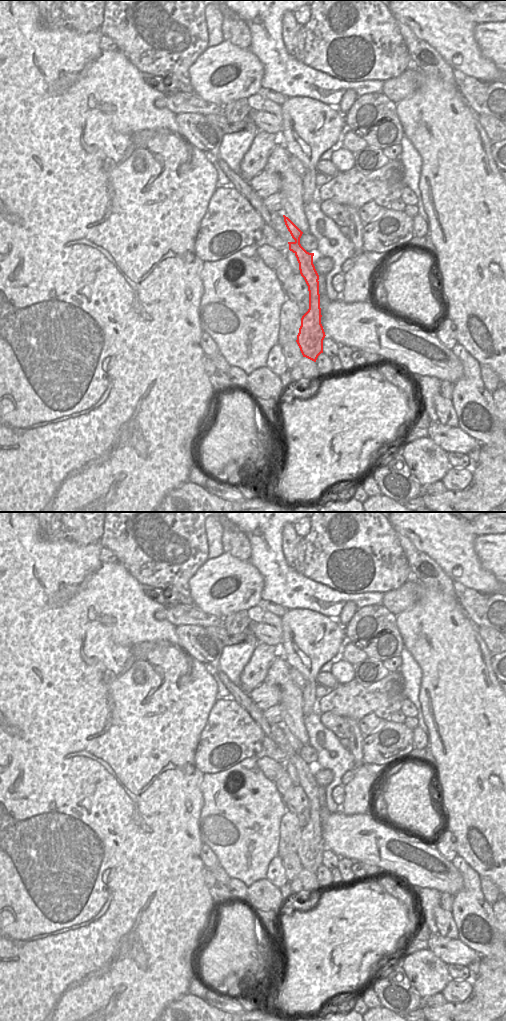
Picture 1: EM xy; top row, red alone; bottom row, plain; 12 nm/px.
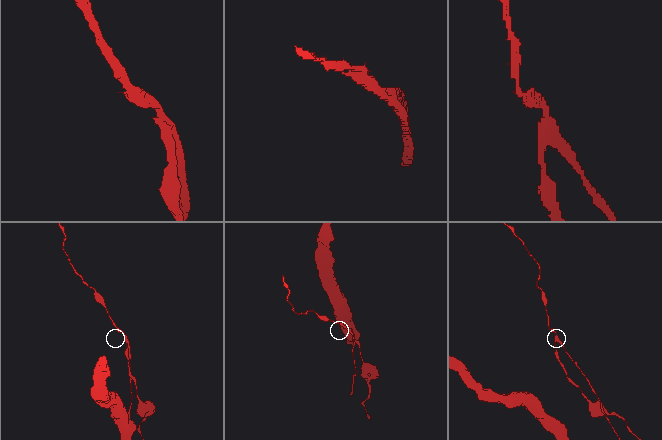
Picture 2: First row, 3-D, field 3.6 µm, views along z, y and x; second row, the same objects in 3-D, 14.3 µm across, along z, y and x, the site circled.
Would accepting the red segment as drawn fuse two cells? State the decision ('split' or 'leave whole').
split

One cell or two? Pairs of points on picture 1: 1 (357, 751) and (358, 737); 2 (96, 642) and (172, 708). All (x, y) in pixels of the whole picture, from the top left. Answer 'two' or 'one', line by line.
1: one
2: one

